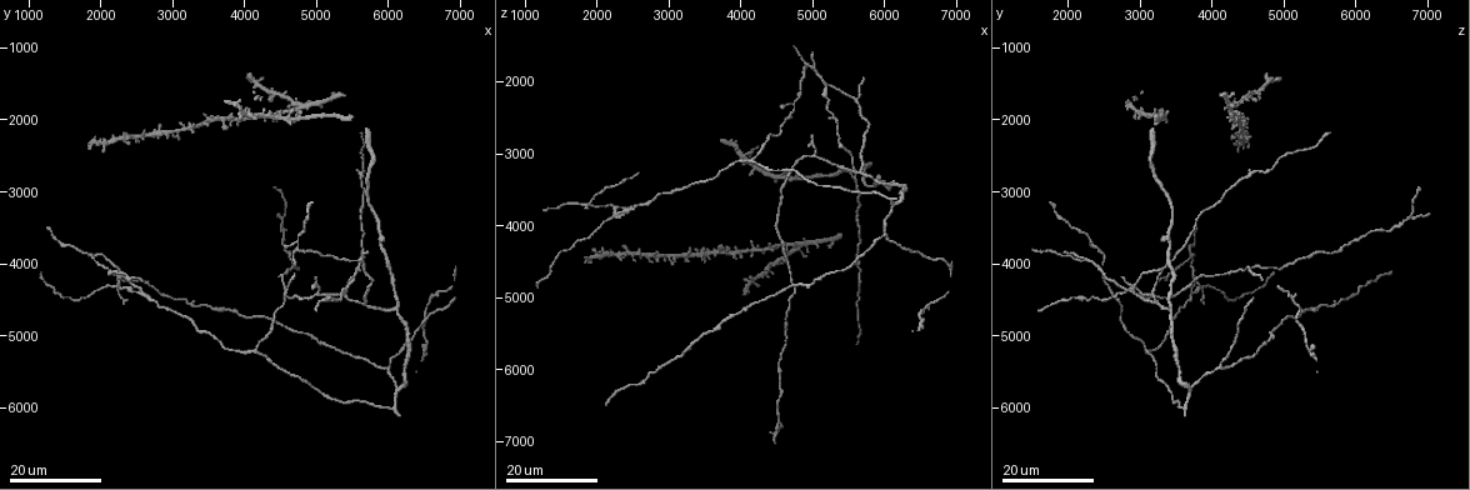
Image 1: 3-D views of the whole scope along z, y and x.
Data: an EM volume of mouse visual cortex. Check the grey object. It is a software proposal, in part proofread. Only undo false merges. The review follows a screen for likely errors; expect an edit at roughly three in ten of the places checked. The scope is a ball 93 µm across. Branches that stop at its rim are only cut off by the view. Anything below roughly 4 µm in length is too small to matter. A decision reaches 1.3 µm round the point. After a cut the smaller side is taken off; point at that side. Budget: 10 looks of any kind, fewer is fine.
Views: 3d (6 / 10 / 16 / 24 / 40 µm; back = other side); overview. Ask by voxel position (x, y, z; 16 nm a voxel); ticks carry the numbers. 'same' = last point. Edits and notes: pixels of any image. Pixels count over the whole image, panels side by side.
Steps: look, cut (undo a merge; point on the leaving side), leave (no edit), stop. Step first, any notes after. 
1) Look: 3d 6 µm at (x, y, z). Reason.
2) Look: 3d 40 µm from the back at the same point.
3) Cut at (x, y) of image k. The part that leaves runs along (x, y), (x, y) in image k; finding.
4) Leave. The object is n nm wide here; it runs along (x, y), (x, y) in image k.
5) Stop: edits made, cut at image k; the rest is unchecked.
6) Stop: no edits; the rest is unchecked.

Look: 3d 16 µm at (5550, 4100, 3350). Three arms meet.

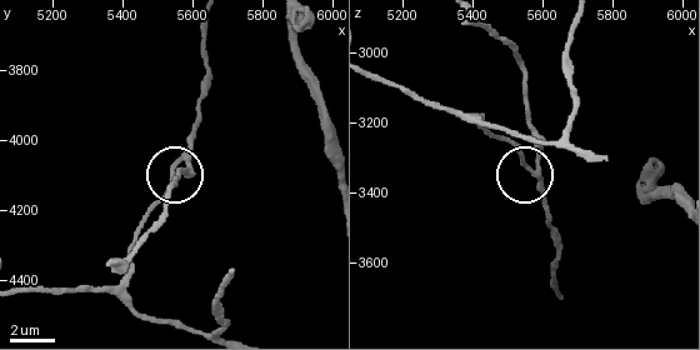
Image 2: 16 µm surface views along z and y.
Look: 3d 10 µm at (5590, 4040, 3350).

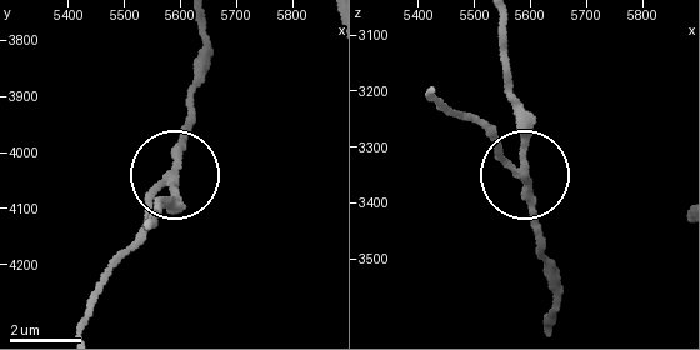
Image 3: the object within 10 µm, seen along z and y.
Cut at (176, 206) of image 3. 3 arms meet here; the part that leaves runs along (525, 170), (506, 21) in image 3; two neurons meet here.

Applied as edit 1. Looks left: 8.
Look: overview. See it whole again.

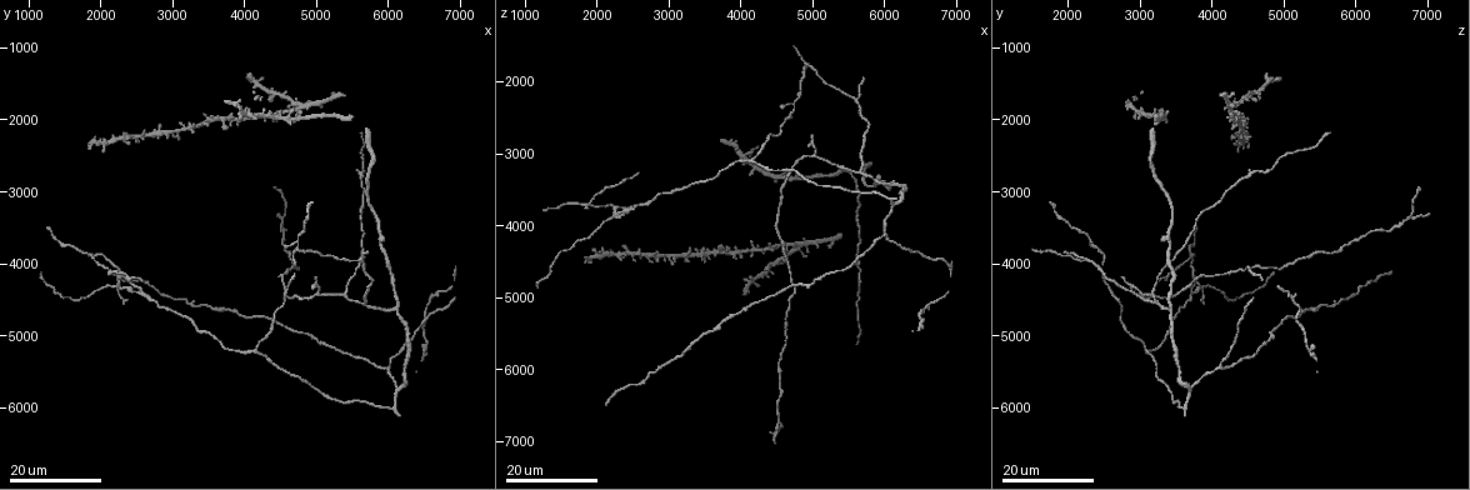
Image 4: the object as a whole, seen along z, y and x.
Look: 3d 24 µm at (1900, 3900, 3700). Four or more arms meet.

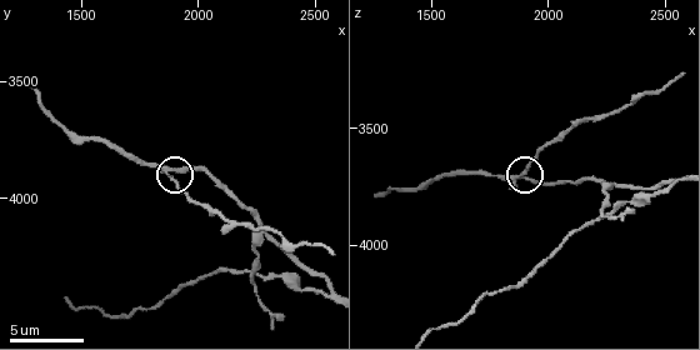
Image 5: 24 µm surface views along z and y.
Look: 3d 10 µm at (1880, 3910, 3710).

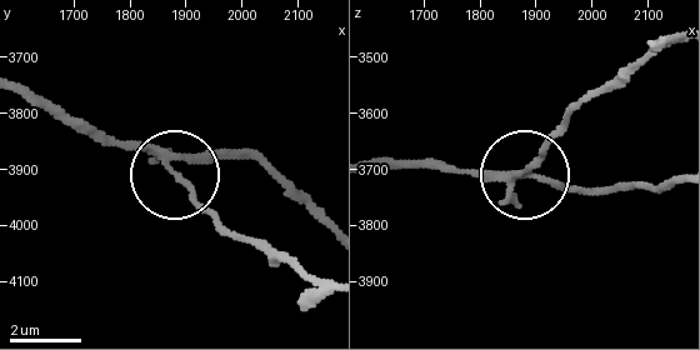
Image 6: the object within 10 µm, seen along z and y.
Cut at (194, 185) of image 6. The object is 190 nm wide here; the part that leaves runs along (159, 160), (228, 229), (325, 283) in image 6; a second neuron is stuck on.

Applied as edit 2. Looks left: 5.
Look: overview.

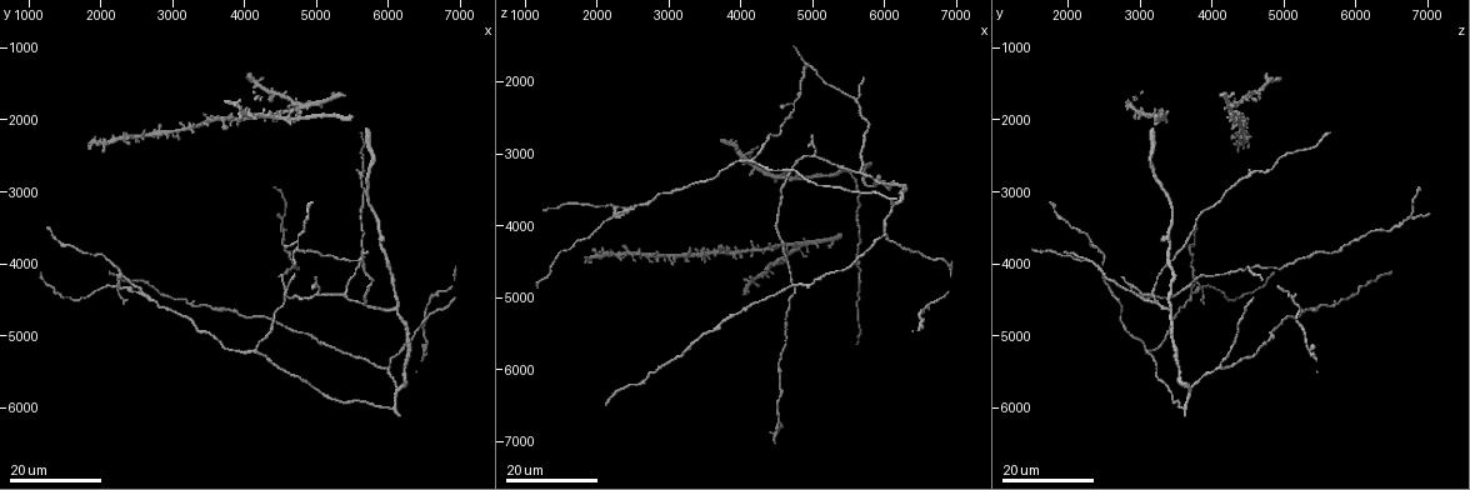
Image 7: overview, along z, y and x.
Look: 3d 16 µm at (2600, 4400, 3750). Sudden change in width.

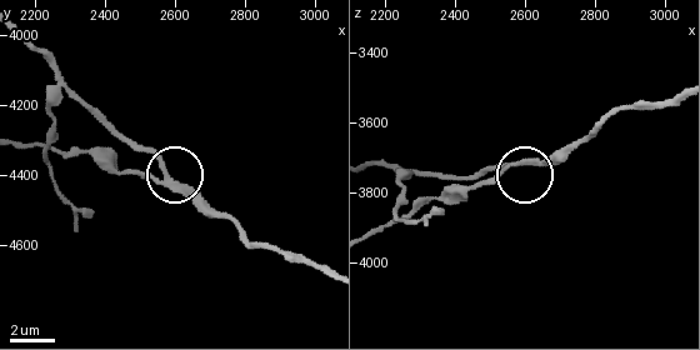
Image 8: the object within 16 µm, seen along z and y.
Look: 3d 10 µm at (2610, 4440, 3710).

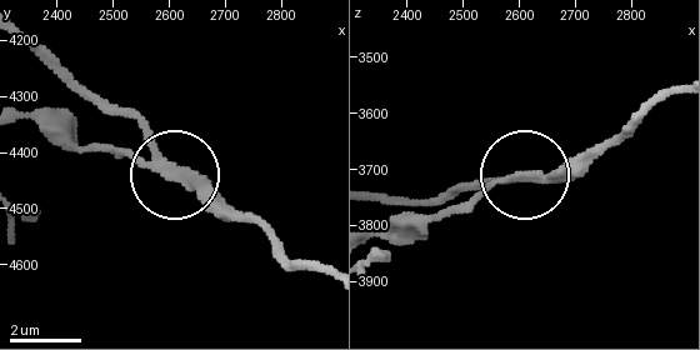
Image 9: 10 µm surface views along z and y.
Cut at (120, 153) of image 9. The object is 270 nm wide here; the part that leaves runs along (156, 174), (105, 146), (60, 144), (24, 120) in image 9; two neurons meet here.

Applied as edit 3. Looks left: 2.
Look: 3d 24 µm at (3400, 4900, 3450). Calibre changes.

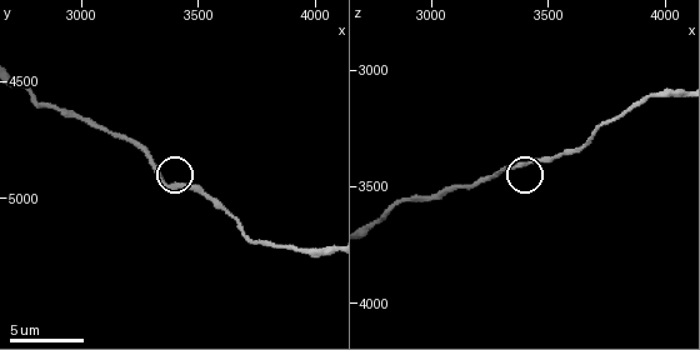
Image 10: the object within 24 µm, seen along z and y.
Look: 3d 6 µm at (3380, 4960, 3410).

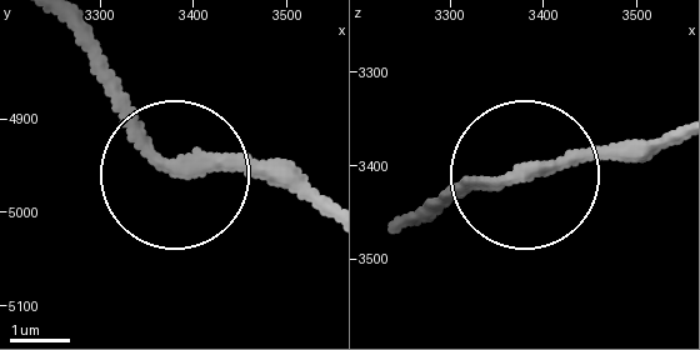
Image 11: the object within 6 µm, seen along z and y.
Leave. The object is 230 nm wide here; it runs along (325, 215), (221, 165), (171, 165), (91, 65) in image 11; continuous, no second neuron.

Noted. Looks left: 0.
Stop: edits made, cut at image 3, cut at image 6, cut at image 9; the rest is unchecked.

